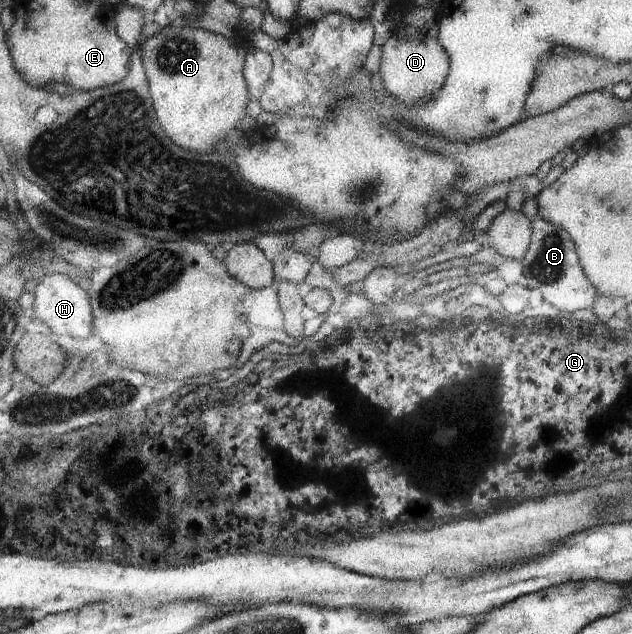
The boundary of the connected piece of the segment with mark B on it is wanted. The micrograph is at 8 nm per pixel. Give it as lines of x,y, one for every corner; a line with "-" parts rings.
535,217
529,223
529,227
531,227
531,239
527,251
521,259
521,265
525,279
529,279
531,285
535,285
535,283
541,285
541,287
531,287
531,289
541,293
537,297
543,297
545,303
557,307
563,313
591,307
597,293
579,267
575,246
567,231
563,231
561,227
546,222
539,217

